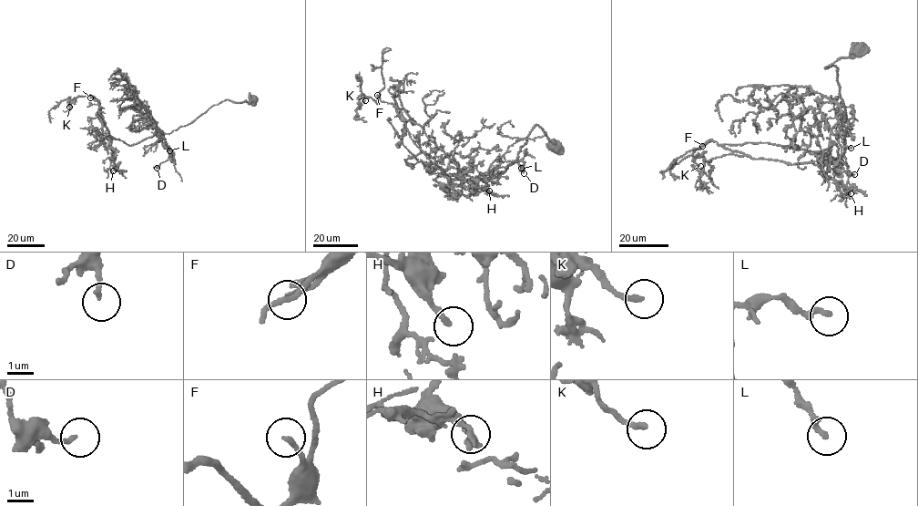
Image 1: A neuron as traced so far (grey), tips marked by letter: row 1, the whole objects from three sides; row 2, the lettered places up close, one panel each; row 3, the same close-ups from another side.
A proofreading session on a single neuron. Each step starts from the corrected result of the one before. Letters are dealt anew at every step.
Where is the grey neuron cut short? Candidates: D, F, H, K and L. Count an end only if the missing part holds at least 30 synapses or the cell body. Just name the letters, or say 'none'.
F, K

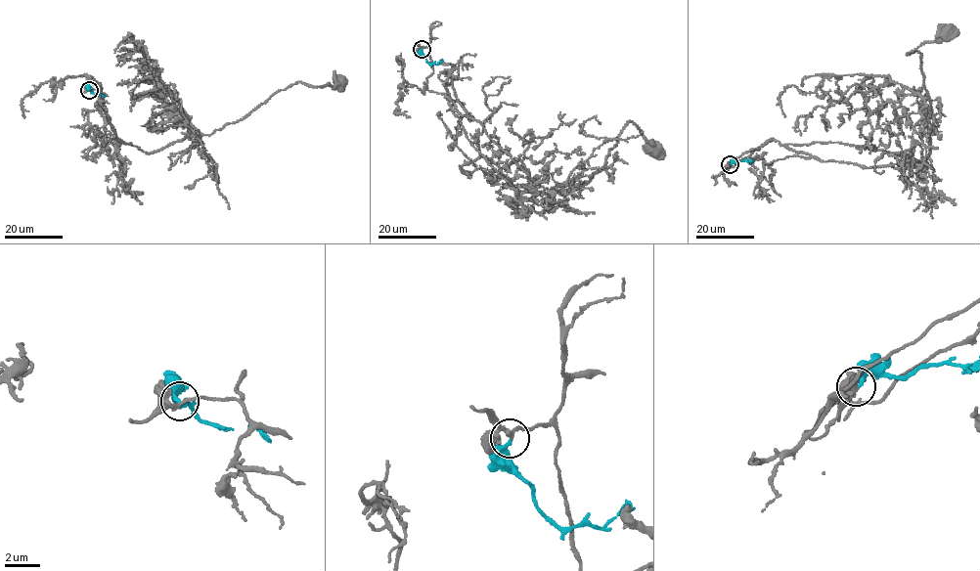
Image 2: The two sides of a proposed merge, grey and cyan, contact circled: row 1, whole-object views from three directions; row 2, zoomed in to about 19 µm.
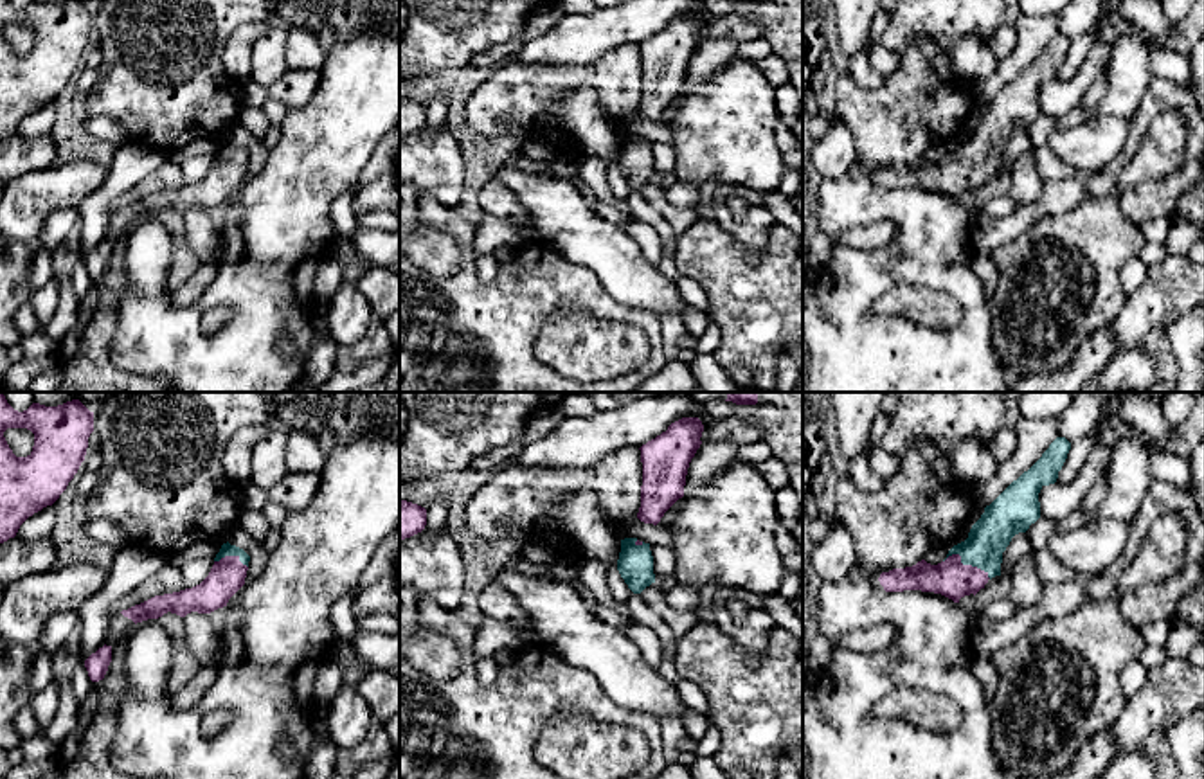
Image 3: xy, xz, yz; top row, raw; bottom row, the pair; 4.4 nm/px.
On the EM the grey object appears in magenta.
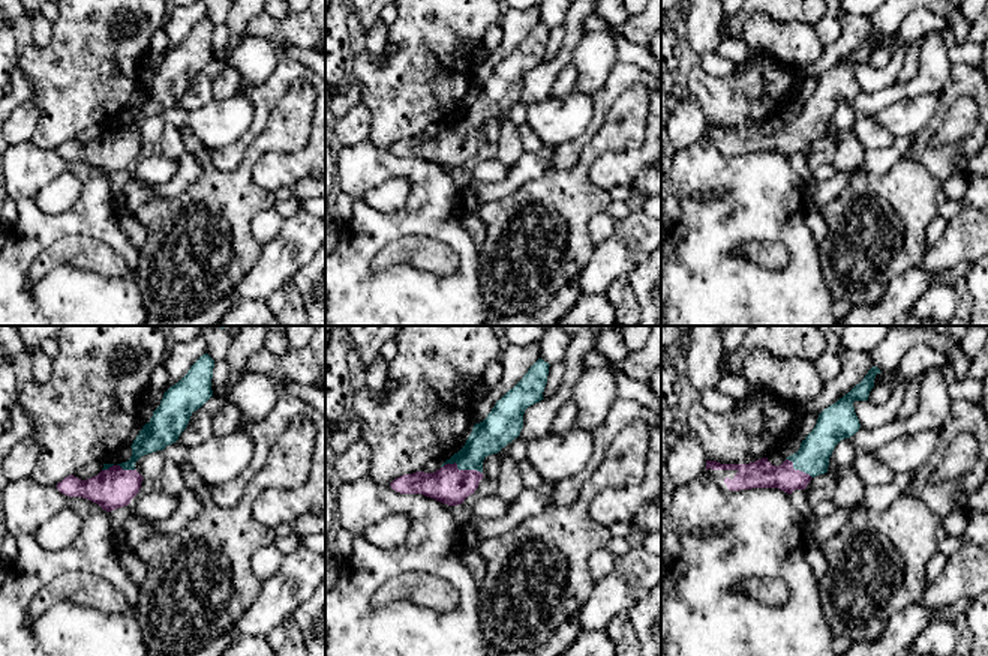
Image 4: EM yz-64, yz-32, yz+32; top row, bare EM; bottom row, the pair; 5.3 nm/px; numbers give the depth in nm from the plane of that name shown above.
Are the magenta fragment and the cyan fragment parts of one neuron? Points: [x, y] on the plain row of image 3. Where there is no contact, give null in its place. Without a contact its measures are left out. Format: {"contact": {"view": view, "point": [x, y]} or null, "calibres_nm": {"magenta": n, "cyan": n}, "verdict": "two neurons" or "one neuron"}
{"contact": {"view": "yz", "point": [965, 162]}, "calibres_nm": {"magenta": 170, "cyan": 180}, "verdict": "one neuron"}

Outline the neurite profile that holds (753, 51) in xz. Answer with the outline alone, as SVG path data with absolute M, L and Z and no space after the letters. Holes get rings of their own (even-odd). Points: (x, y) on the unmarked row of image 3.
M759 38L759 40L738 43L734 56L740 58L740 59L756 63L756 61L759 61L761 58L765 58L772 52L774 52L772 45L765 38Z

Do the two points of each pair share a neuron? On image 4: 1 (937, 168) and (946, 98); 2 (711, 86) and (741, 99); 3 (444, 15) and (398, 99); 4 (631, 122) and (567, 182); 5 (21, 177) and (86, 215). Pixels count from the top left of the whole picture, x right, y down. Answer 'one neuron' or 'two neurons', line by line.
1: one neuron
2: one neuron
3: one neuron
4: one neuron
5: one neuron

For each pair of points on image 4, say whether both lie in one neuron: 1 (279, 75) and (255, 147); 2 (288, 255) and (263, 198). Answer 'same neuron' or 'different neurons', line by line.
1: different neurons
2: different neurons

